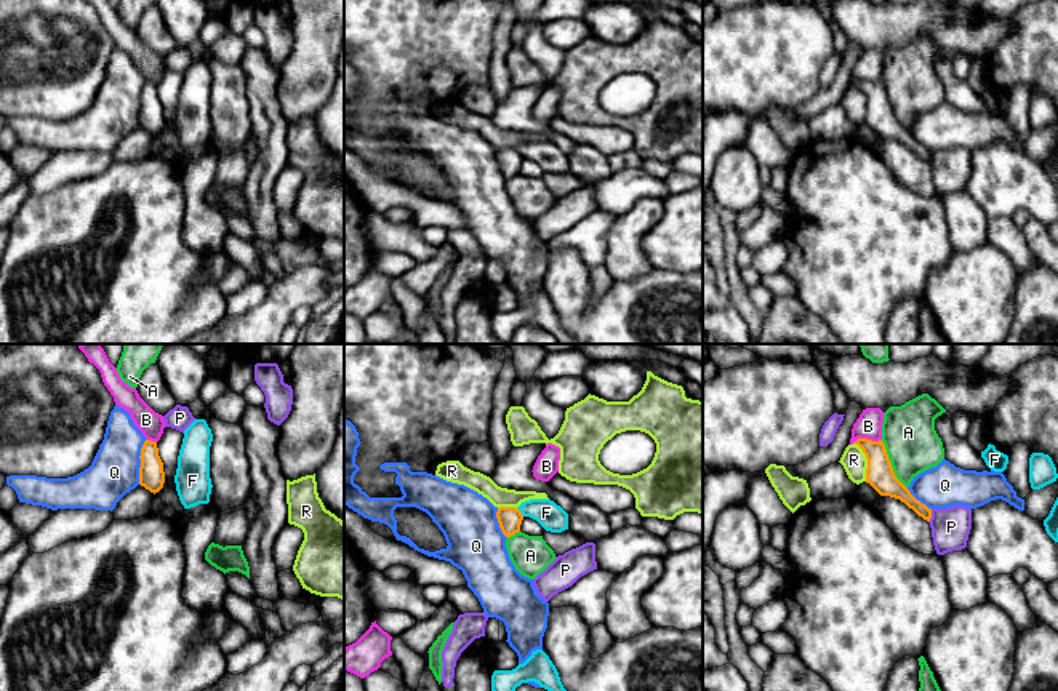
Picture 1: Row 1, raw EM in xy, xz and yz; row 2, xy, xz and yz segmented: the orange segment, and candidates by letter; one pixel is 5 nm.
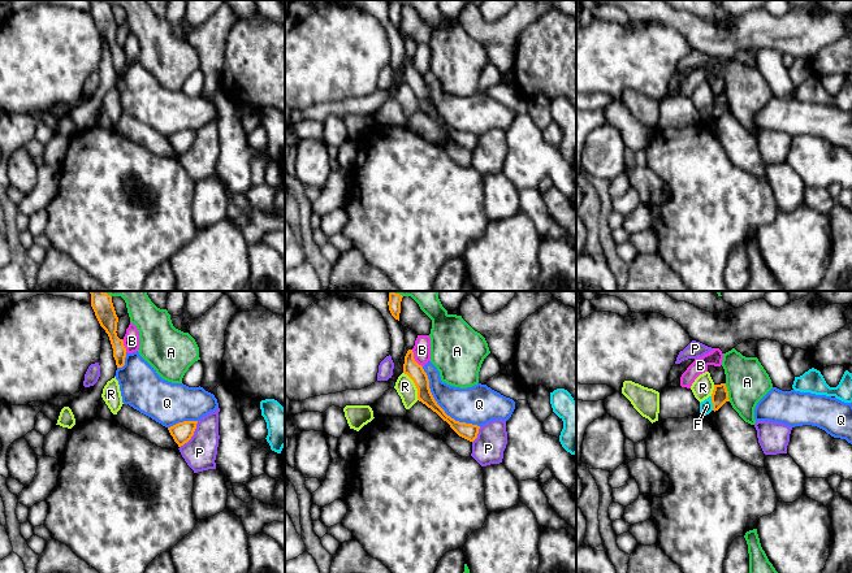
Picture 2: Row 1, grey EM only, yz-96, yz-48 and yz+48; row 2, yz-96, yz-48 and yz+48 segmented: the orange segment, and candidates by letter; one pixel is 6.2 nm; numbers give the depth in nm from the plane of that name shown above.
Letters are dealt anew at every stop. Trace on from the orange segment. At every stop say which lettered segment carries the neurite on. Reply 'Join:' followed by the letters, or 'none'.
Join: none

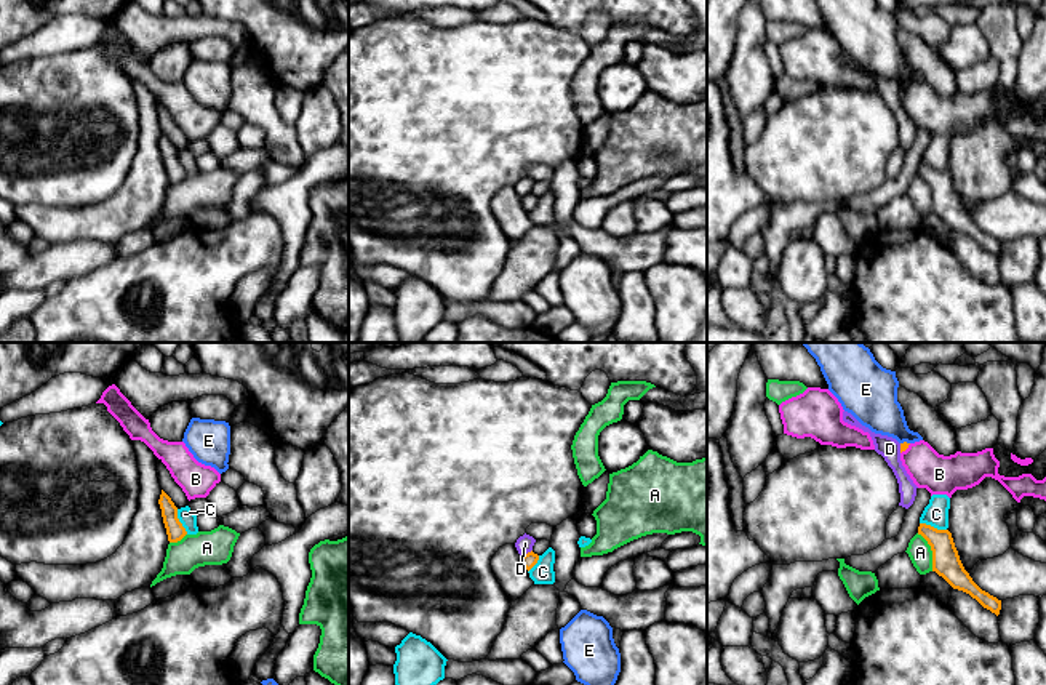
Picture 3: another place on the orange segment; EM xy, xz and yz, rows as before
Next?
Join: none

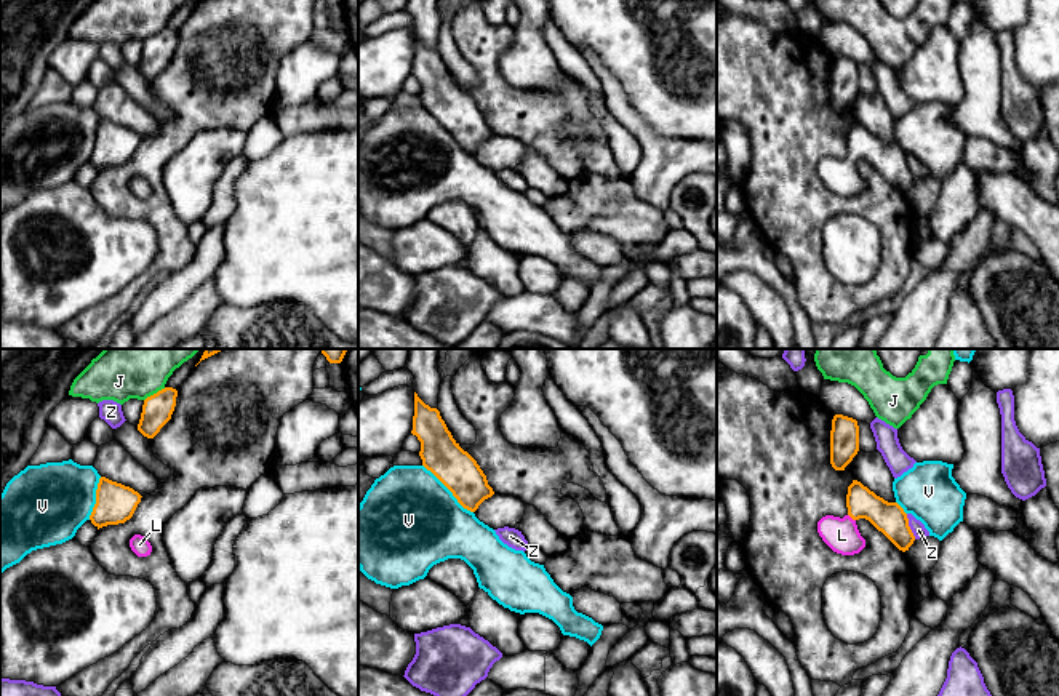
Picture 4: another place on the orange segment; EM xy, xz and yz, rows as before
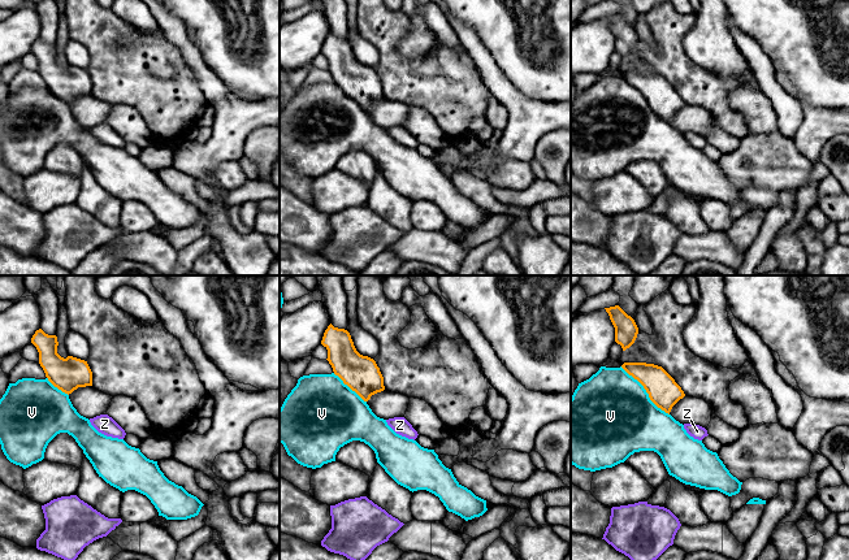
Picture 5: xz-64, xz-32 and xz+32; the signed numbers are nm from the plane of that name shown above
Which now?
Join: L

